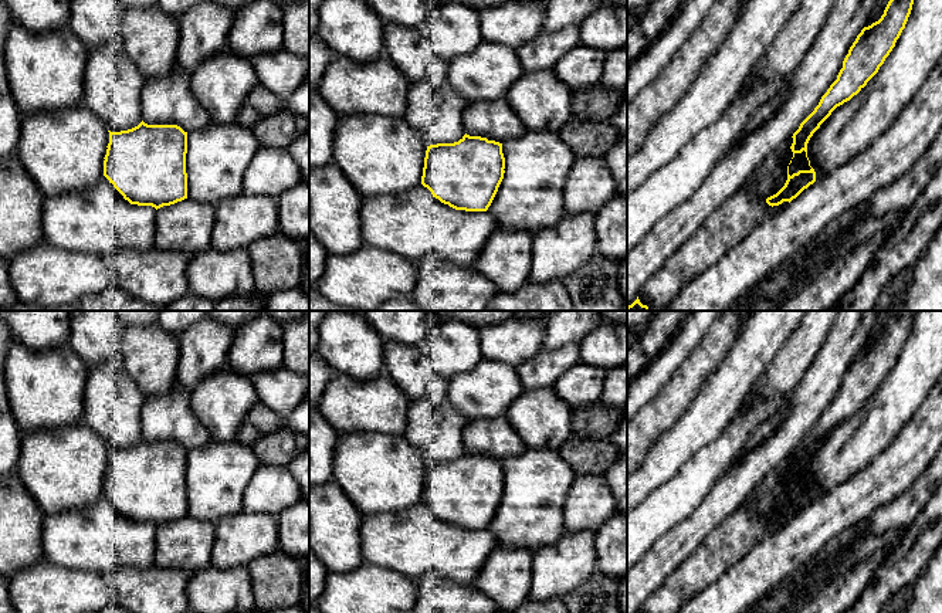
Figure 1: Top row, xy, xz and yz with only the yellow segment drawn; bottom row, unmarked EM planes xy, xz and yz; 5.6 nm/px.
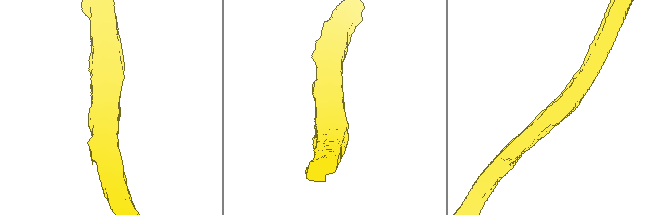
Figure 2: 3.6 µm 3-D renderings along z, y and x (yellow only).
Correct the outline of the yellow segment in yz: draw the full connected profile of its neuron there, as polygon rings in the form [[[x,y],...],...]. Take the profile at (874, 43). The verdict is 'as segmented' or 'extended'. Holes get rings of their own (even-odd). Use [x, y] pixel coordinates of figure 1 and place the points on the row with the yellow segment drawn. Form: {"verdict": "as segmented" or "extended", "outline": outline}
{"verdict": "as segmented", "outline": [[[890,0],[881,18],[861,30],[843,61],[837,79],[793,133],[793,158],[803,150],[807,158],[807,143],[813,133],[837,106],[857,95],[878,72],[905,28],[912,4],[914,0]]]}

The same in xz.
{"verdict": "as segmented", "outline": [[[465,133],[458,142],[427,146],[421,184],[455,210],[487,211],[504,179],[504,169],[502,143]]]}

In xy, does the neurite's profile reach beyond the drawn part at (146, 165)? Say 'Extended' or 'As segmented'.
As segmented

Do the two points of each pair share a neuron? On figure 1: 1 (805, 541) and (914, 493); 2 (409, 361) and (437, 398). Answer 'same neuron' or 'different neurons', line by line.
1: different neurons
2: same neuron

